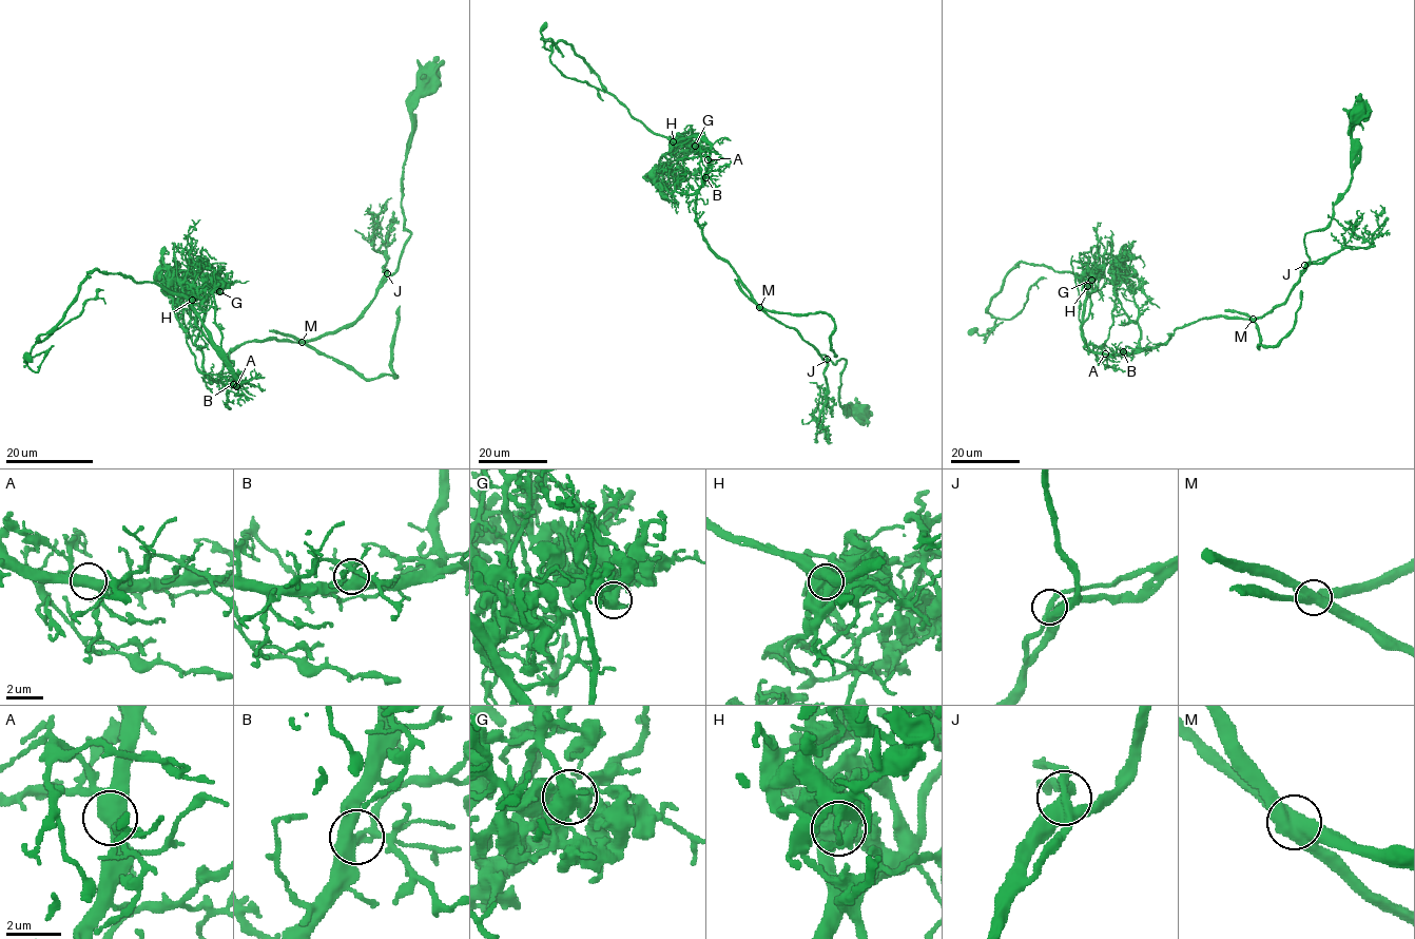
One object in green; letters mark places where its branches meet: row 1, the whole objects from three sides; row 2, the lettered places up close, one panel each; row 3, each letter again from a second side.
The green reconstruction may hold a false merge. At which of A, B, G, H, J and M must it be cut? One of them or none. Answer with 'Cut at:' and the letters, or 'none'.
Cut at: M

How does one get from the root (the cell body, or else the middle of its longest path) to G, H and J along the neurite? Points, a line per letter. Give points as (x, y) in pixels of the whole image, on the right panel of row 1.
G: (1355, 116), (1350, 189), (1263, 315), (1199, 319), (1140, 350), (1111, 283), (1091, 280)
H: (1355, 116), (1350, 189), (1305, 234), (1310, 262), (1270, 311), (1093, 352), (1082, 329), (1088, 286)
J: (1355, 116), (1350, 128), (1350, 189), (1334, 206), (1332, 219), (1324, 228), (1305, 234), (1310, 262), (1304, 265)

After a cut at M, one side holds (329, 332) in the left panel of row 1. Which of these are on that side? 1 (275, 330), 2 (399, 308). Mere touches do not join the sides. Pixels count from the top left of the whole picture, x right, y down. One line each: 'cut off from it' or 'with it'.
1: cut off from it
2: cut off from it

